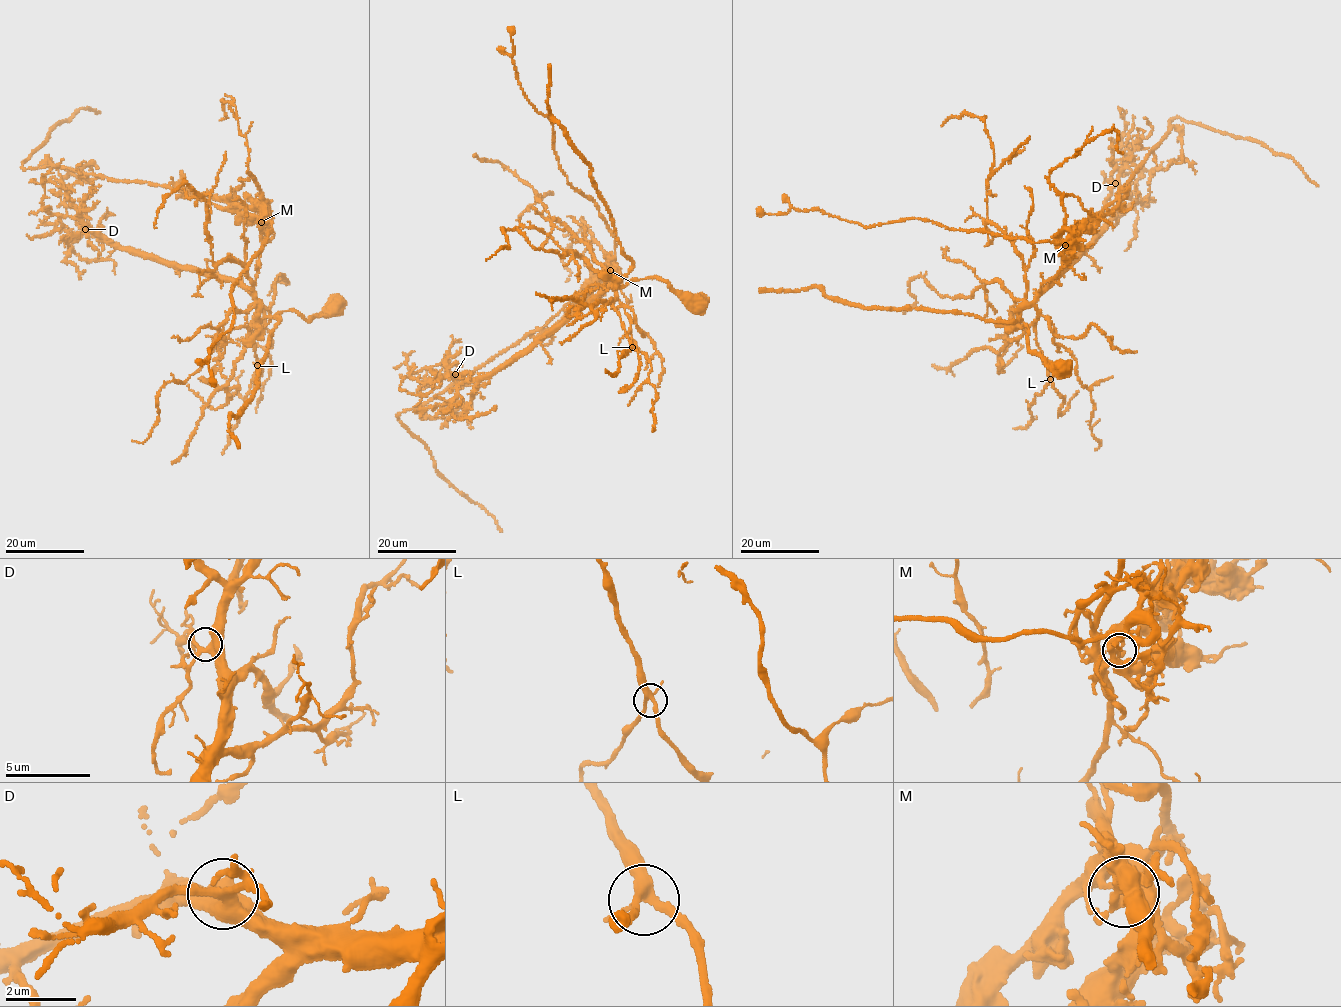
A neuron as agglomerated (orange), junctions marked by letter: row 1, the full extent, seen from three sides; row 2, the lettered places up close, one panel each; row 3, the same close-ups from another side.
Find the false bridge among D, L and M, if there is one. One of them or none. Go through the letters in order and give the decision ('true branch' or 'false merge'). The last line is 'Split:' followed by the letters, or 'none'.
D: true branch
L: true branch
M: false merge
Split: M

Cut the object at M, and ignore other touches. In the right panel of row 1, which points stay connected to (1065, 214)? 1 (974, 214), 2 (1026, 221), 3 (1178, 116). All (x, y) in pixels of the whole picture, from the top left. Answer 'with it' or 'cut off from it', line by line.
1: with it
2: with it
3: cut off from it

